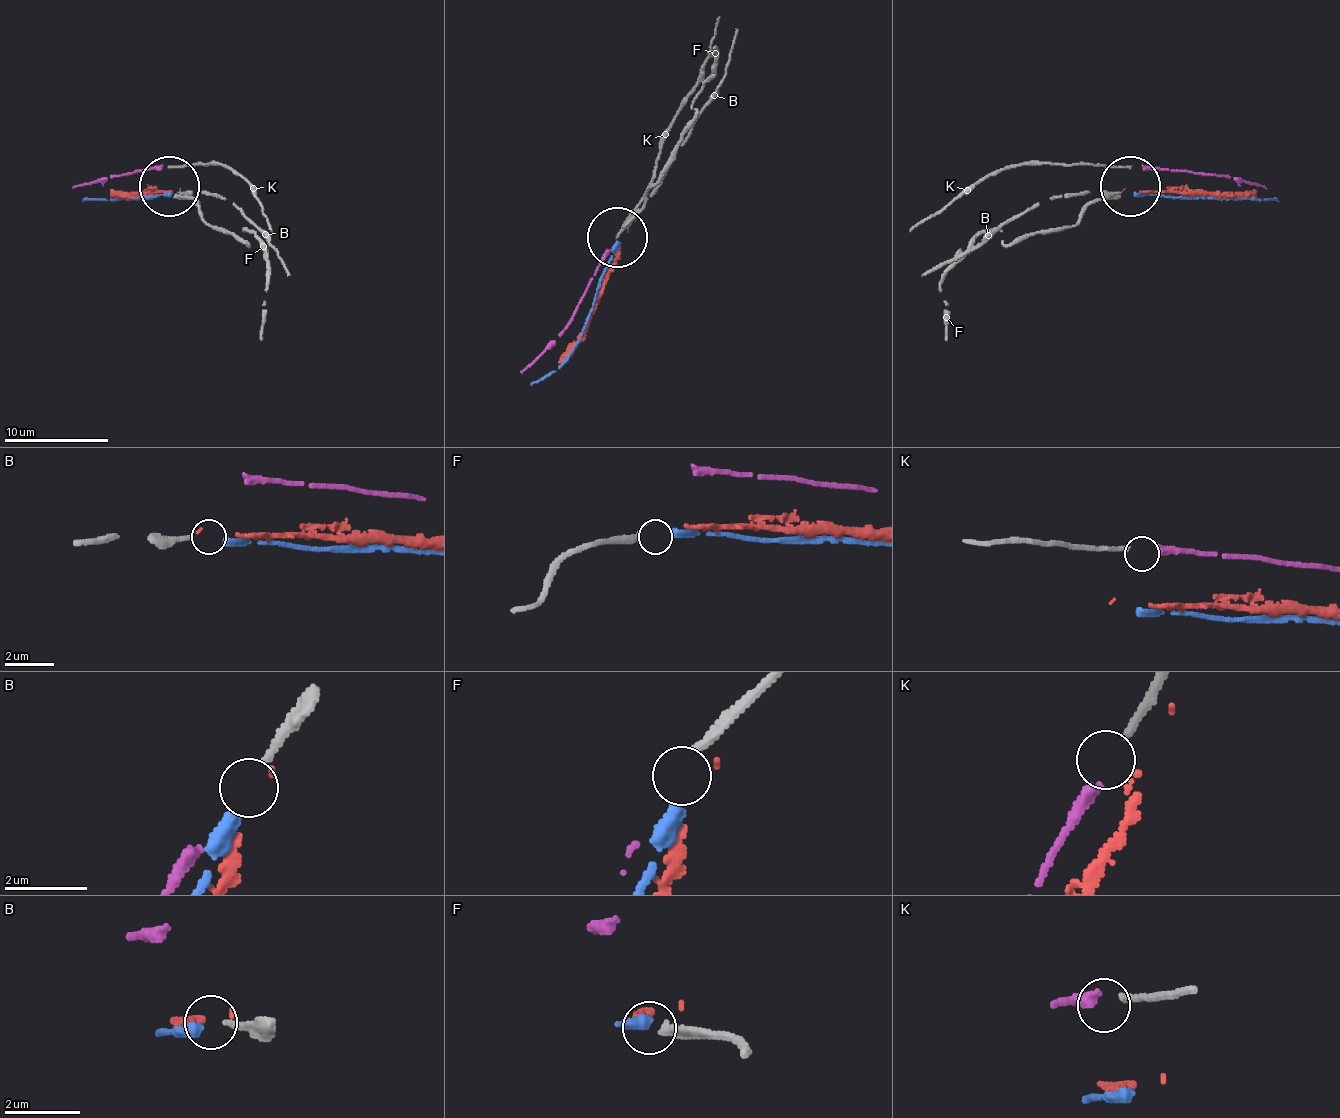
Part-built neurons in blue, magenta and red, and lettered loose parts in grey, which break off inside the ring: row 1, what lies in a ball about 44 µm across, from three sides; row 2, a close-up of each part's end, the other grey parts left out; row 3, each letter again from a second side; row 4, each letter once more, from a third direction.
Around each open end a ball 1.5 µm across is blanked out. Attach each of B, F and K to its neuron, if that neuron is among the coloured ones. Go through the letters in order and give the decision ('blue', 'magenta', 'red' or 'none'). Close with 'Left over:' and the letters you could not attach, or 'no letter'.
B: blue
F: none
K: magenta
Left over: F

